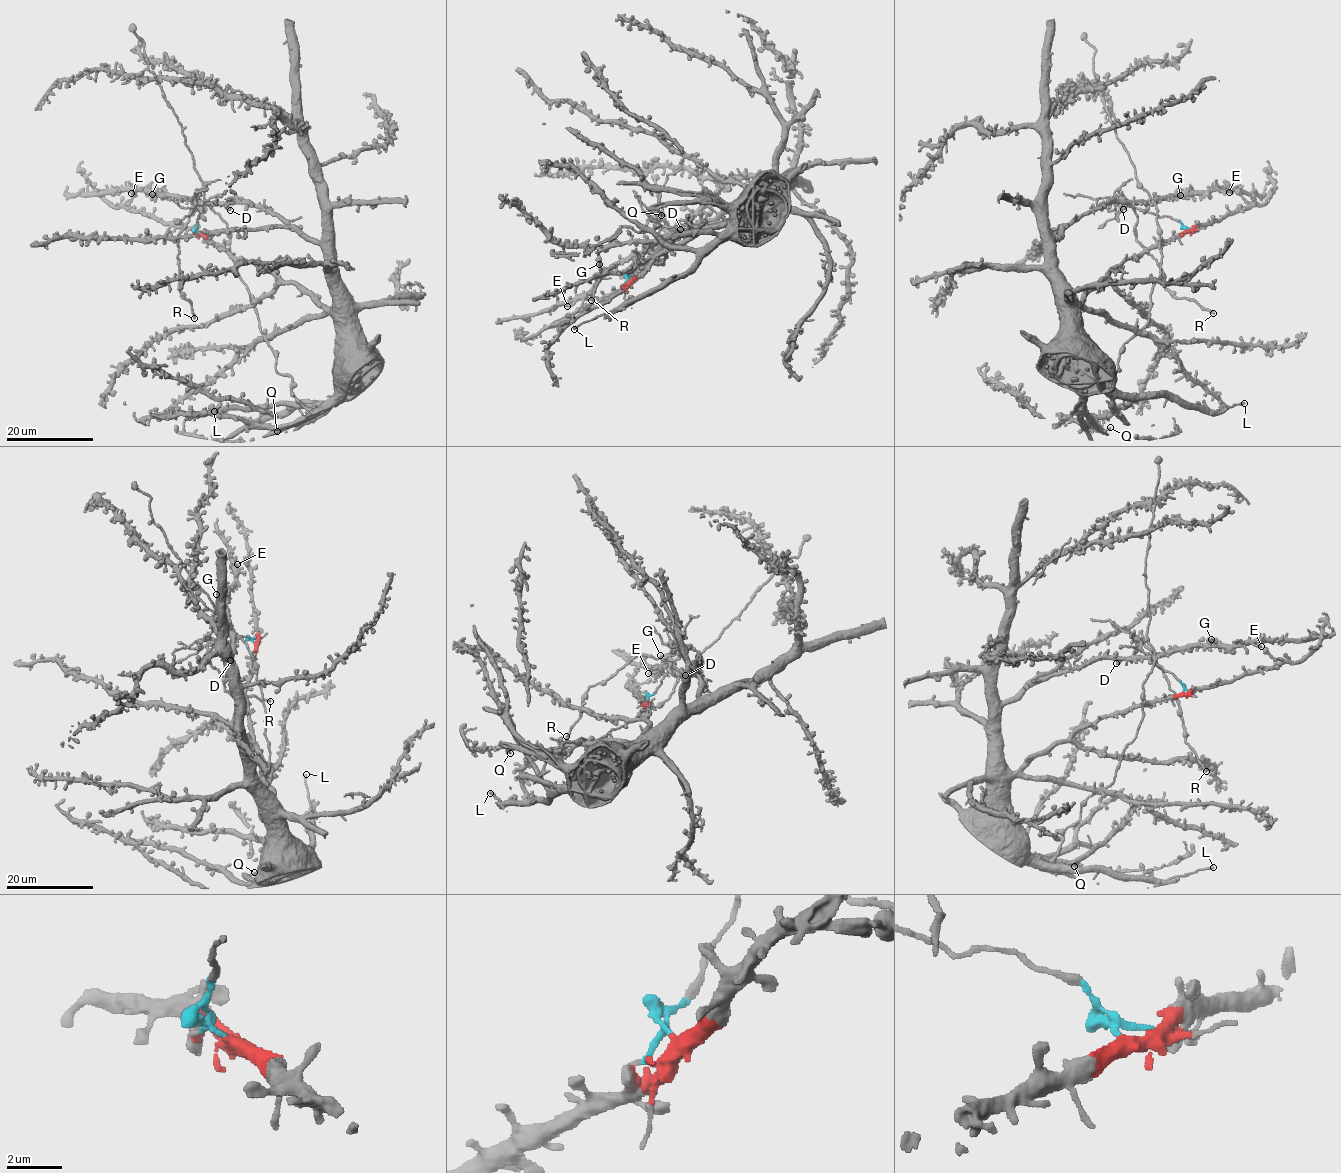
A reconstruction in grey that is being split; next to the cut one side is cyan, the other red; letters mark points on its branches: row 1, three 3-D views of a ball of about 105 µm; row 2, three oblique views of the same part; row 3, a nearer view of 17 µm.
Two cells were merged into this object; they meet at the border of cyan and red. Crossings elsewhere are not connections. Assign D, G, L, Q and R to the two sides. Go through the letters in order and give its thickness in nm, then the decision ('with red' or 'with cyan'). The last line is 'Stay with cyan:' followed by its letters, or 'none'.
D: 480 nm | with red
G: 280 nm | with red
L: 300 nm | with red
Q: 160 nm | with red
R: 200 nm | with cyan
Stay with cyan: R

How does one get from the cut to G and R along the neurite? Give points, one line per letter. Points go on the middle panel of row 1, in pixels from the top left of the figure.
G: (628, 280), (635, 279), (645, 264), (663, 260), (649, 253), (637, 253), (603, 270), (599, 264)
R: (628, 280), (646, 244), (650, 219), (655, 227), (649, 231), (620, 226), (599, 250), (599, 281), (591, 299)

